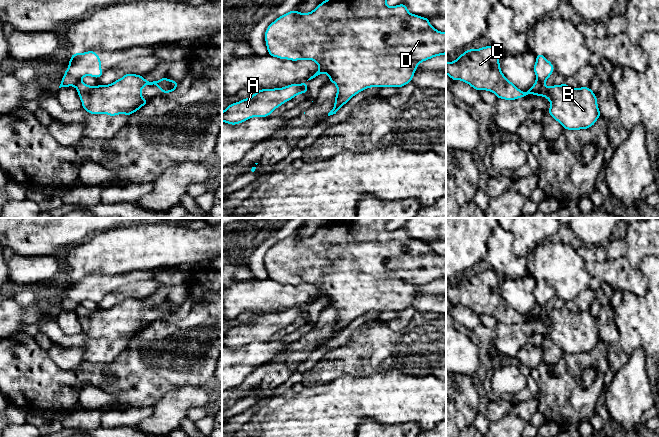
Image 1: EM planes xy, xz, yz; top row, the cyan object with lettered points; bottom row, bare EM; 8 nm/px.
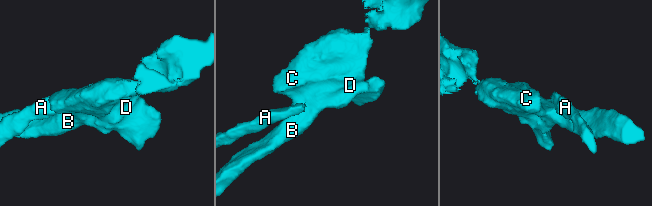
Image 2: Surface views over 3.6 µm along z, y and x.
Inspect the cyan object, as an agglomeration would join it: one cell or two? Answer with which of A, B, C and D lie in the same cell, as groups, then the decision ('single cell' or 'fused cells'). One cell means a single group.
A / B C D | fused cells

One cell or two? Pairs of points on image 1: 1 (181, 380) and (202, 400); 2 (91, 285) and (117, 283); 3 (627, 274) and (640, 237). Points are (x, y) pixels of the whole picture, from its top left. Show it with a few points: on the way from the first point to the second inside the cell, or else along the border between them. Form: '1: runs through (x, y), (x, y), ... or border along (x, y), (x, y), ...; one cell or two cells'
1: border along (209, 388), (184, 386), (175, 390); two cells
2: runs through (97, 285), (111, 283); one cell
3: border along (625, 257), (634, 268), (639, 269); two cells

